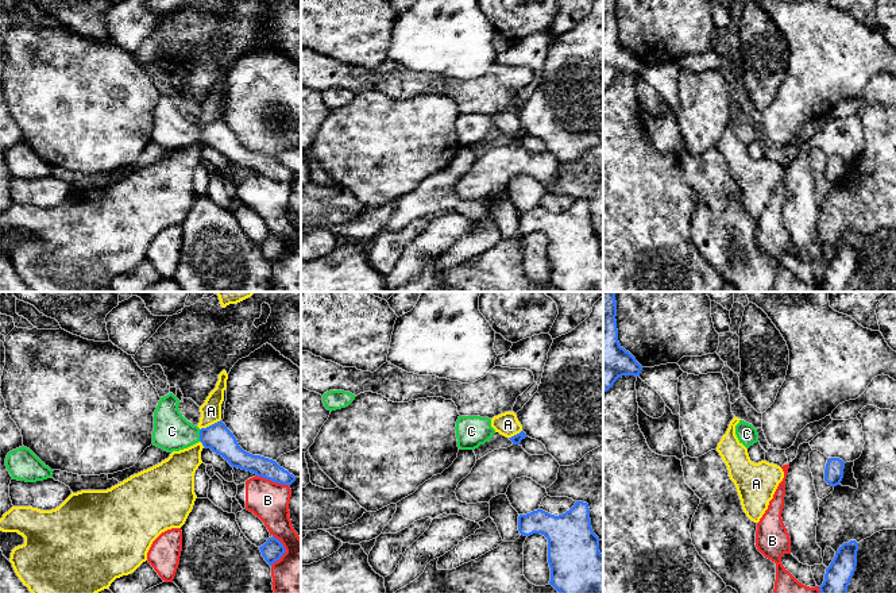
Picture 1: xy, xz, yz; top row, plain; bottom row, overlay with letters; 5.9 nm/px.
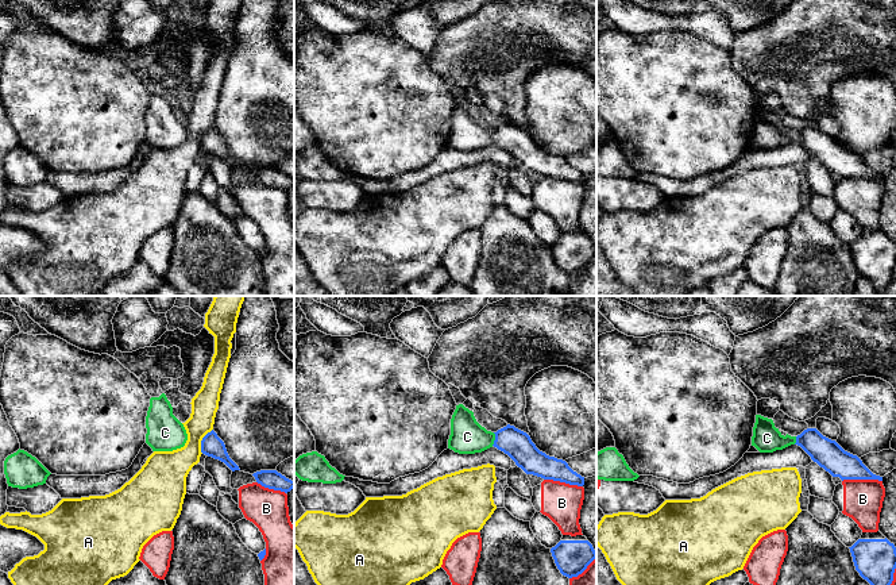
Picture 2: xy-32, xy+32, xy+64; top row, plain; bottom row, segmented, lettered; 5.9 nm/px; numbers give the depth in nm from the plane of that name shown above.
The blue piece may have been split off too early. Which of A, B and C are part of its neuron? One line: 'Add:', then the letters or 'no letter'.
Add: C

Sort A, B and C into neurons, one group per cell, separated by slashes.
A / B / C

